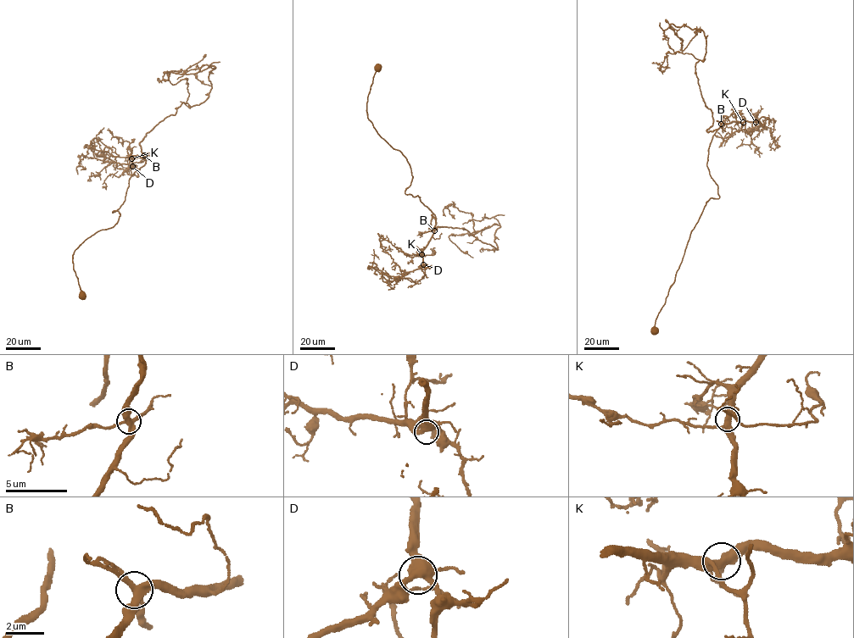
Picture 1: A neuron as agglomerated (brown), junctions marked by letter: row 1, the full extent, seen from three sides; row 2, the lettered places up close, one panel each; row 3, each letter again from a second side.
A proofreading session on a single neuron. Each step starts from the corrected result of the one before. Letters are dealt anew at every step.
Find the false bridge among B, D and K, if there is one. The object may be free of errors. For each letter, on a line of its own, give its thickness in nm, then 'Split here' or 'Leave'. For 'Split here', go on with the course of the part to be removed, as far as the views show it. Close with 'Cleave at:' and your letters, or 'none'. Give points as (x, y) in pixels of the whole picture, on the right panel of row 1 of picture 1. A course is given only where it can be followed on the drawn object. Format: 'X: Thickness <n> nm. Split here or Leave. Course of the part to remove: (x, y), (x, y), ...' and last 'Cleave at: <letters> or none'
B: Thickness 360 nm. Leave
D: Thickness 400 nm. Leave
K: Thickness 380 nm. Leave
Cleave at: none

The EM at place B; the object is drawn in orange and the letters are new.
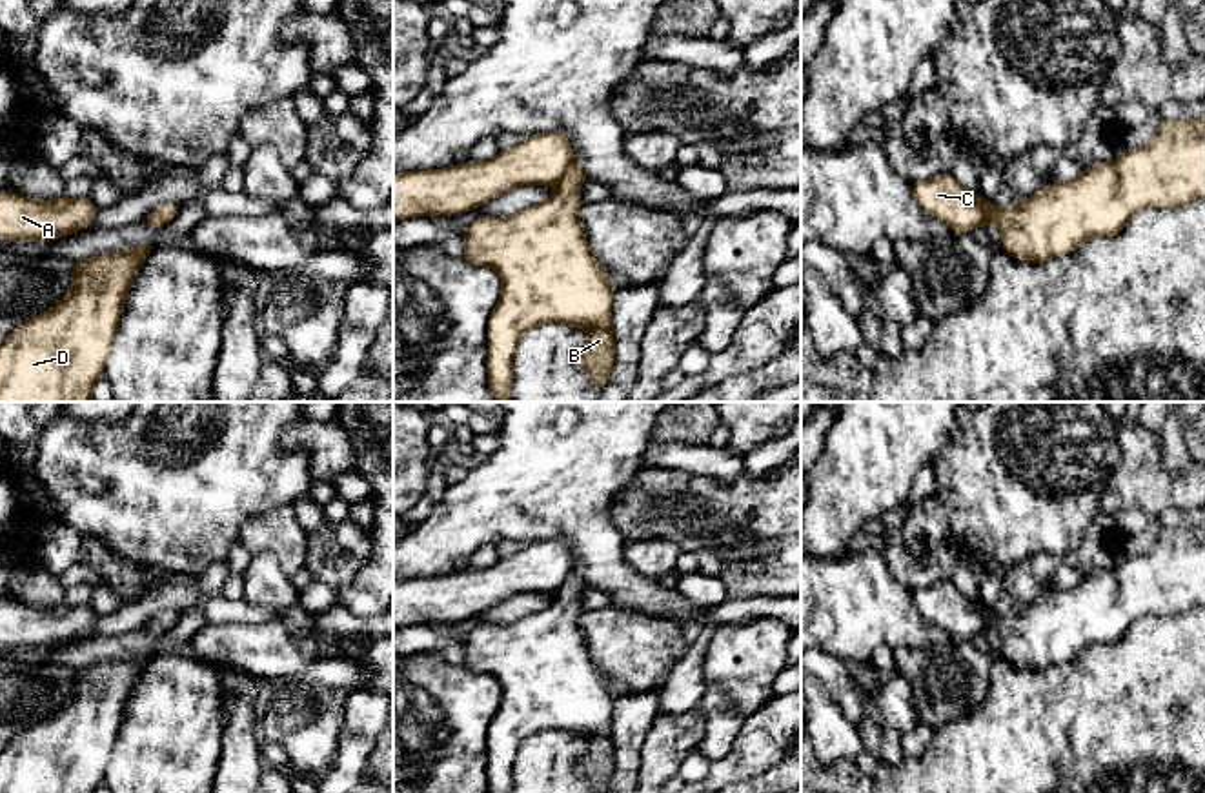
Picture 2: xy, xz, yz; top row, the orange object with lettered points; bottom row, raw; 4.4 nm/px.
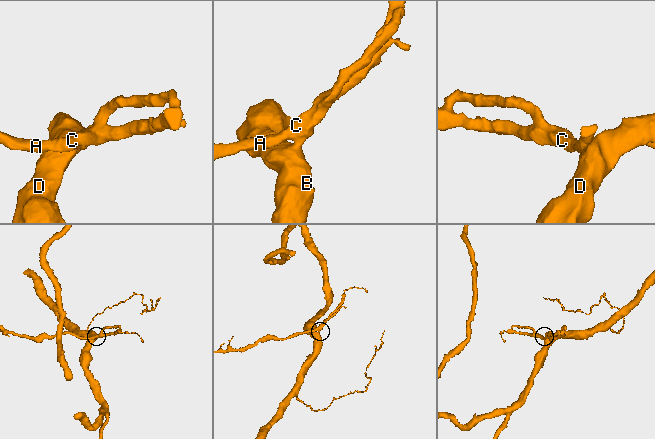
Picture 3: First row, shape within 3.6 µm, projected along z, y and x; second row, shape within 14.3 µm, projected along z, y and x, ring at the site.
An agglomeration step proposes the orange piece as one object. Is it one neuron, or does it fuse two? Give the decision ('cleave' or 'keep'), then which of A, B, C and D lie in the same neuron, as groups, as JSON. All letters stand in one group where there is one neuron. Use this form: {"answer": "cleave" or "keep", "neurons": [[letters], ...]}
{"answer": "keep", "neurons": [["A", "B", "C", "D"]]}

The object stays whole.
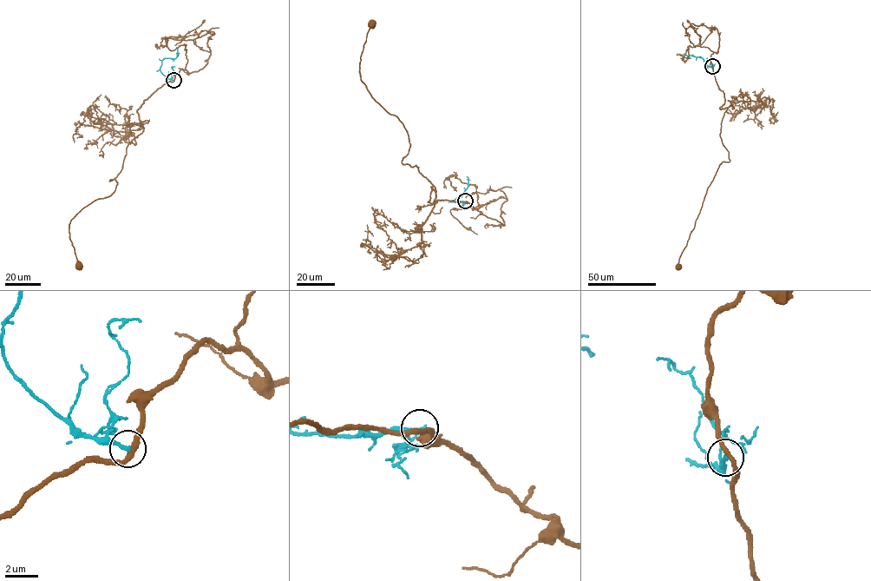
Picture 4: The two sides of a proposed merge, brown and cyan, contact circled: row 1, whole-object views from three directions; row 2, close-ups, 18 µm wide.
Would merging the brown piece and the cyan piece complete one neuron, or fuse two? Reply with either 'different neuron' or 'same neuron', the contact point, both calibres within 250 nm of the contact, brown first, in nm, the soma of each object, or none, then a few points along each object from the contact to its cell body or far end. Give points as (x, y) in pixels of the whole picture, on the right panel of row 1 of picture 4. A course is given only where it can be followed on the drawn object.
different neuron; place (712, 66); calibres 300 and 200 nm; soma brown (678, 267); soma cyan none; course brown (712, 66), (723, 93), (720, 108), (728, 108), (720, 136), (730, 161), (719, 165), (706, 189), (678, 267); course cyan (712, 66), (700, 56), (684, 54)

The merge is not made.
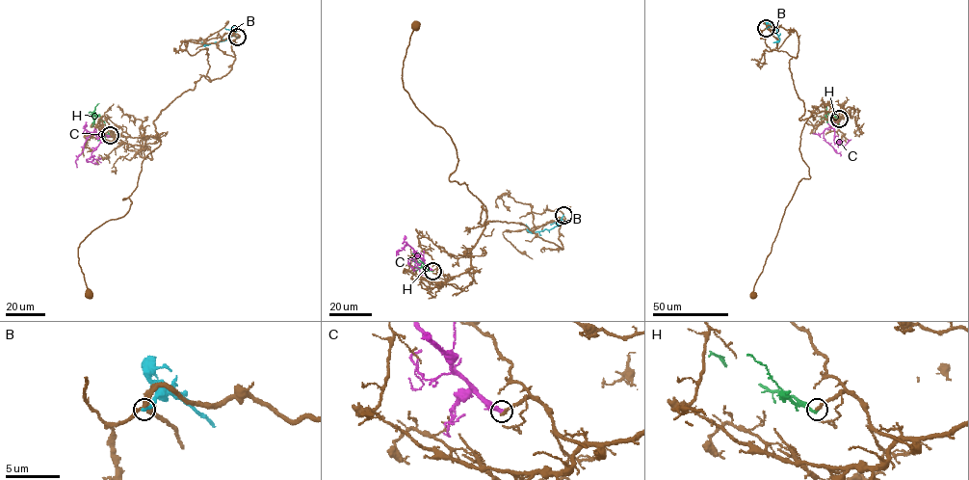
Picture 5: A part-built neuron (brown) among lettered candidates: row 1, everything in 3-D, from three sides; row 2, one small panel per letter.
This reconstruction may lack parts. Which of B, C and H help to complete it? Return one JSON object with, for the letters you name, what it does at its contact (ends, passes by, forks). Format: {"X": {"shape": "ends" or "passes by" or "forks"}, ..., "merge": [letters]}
{"H": {"shape": "ends"}, "merge": ["H"]}

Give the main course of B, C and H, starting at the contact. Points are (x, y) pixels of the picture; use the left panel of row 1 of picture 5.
B: (237, 37), (233, 35), (209, 44), (201, 41)
C: (110, 136), (101, 137), (91, 154), (93, 155), (86, 159), (97, 164)
H: (110, 136), (100, 116), (93, 112), (98, 103)

